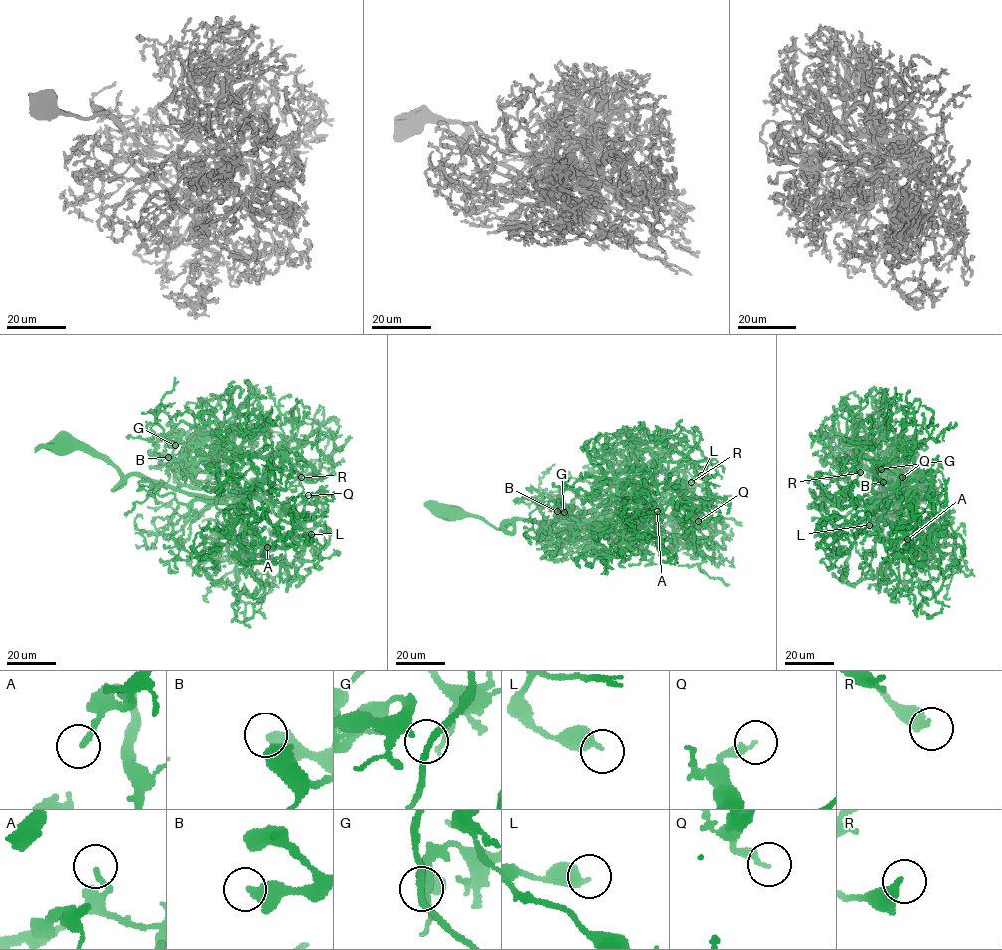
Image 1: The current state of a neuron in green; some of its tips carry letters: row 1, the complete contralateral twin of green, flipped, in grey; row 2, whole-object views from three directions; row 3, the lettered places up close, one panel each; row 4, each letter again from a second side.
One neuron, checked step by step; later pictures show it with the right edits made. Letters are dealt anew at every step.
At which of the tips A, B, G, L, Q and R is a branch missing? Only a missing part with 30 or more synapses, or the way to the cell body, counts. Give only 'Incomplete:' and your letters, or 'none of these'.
Incomplete: none of these

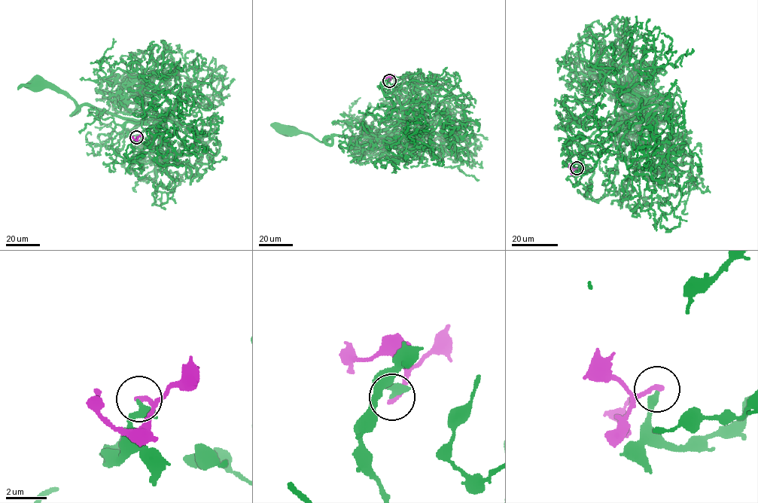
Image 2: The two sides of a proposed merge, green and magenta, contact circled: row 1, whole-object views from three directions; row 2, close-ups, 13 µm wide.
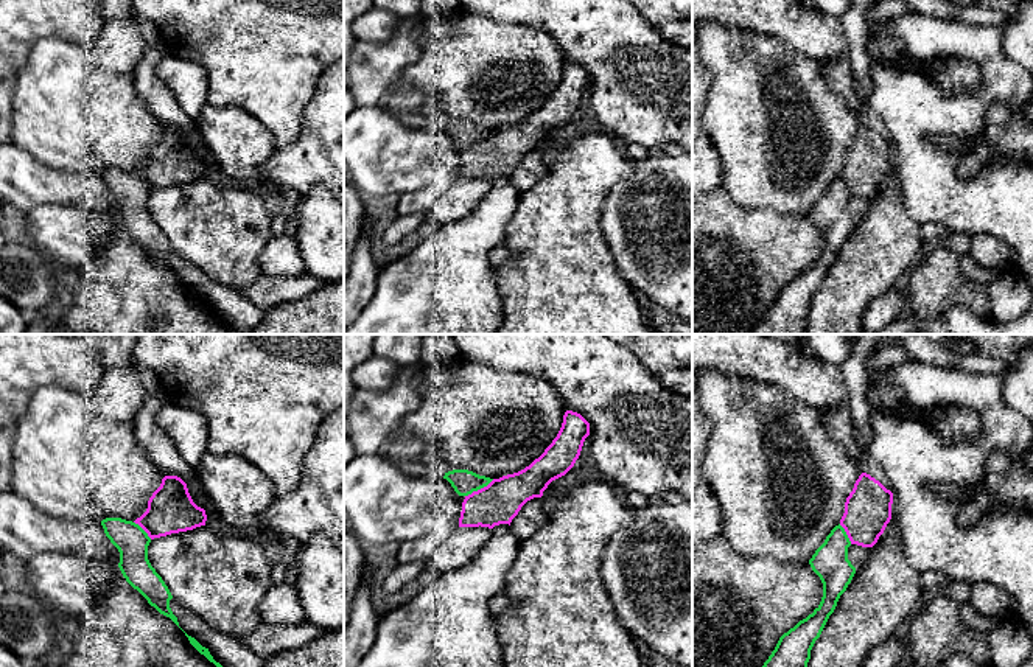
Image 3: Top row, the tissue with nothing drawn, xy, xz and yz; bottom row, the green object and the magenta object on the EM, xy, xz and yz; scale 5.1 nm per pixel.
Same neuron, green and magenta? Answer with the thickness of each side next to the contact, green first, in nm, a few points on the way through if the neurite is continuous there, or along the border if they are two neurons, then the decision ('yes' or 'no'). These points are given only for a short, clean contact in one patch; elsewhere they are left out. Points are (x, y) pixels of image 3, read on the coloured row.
calibres 130 and 220 nm; border xz (493, 479), (465, 496); no

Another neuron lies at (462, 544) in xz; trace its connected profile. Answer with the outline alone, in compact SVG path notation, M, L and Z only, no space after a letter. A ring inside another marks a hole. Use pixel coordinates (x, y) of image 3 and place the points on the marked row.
M459 527L436 552L431 567L442 574L468 564L492 536L488 527Z

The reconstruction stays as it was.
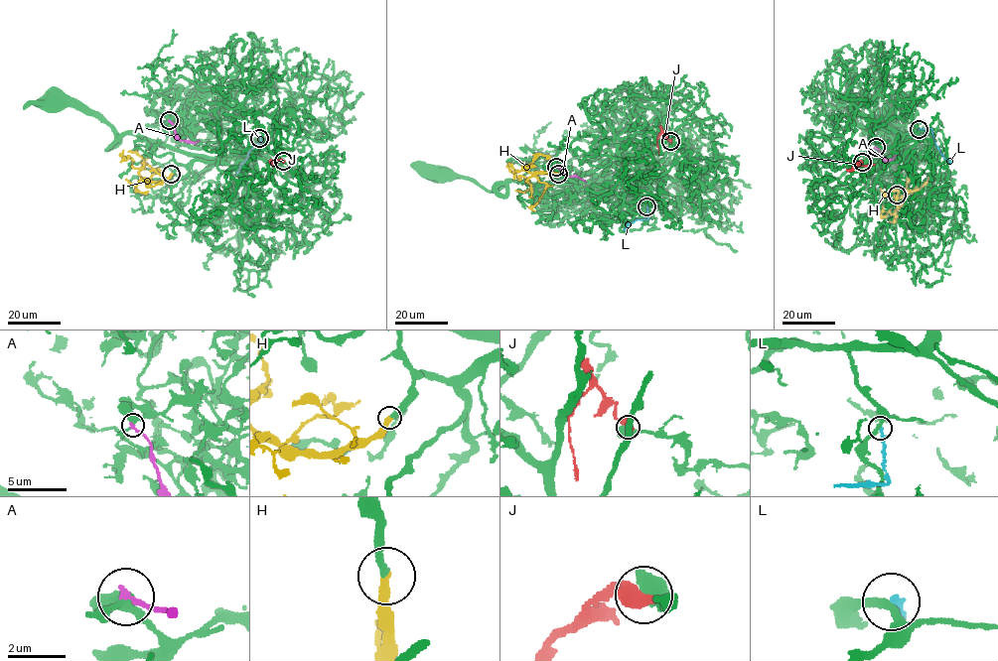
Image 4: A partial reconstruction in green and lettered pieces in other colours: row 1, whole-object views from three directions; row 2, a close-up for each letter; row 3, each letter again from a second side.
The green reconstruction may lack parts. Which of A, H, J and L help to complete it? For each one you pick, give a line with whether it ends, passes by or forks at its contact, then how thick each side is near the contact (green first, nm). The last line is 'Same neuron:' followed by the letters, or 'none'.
H: it ends; calibres 280 and 320 nm
Same neuron: H

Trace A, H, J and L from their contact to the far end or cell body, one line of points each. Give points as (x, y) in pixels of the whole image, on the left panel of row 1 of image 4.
A: (169, 120), (180, 140), (199, 141)
H: (171, 174), (158, 182), (144, 179), (140, 170), (132, 166), (130, 158), (121, 155), (123, 150)
J: (283, 161), (271, 160), (271, 164)
L: (259, 138), (261, 142), (249, 151), (235, 173)

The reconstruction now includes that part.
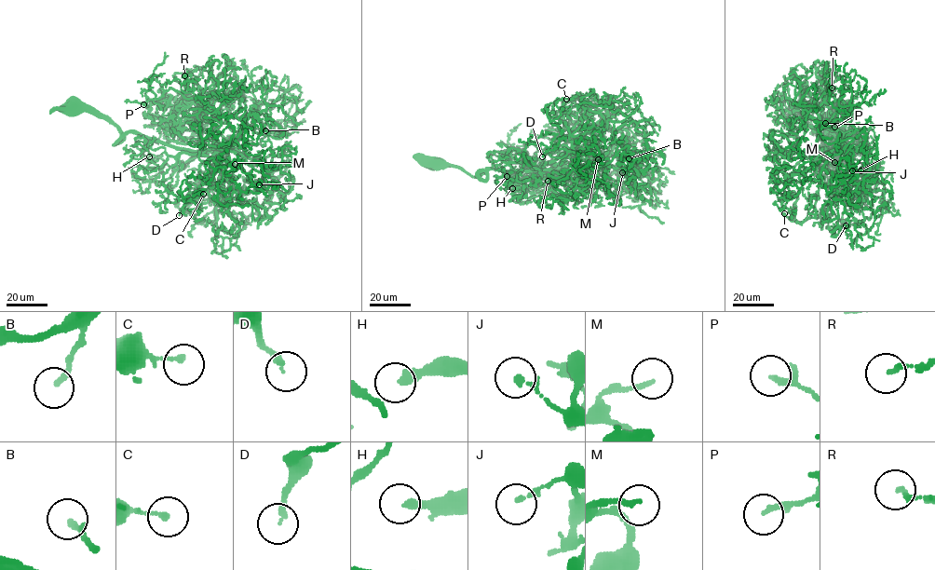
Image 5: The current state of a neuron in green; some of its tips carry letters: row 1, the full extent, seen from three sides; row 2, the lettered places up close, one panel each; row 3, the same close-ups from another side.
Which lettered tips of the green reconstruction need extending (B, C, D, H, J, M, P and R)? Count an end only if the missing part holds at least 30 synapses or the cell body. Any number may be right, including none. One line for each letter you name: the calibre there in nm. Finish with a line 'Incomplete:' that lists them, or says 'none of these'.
B: 200 nm thick
D: 200 nm thick
Incomplete: B, D

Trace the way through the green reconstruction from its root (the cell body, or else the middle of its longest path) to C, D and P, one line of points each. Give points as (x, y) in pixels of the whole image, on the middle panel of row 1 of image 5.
C: (438, 164), (456, 166), (474, 177), (492, 169), (588, 173), (590, 164), (550, 122), (545, 108), (566, 99)
D: (438, 164), (474, 177), (492, 169), (590, 169), (572, 142), (573, 155), (553, 144), (542, 156)
P: (438, 164), (456, 166), (474, 177), (492, 169), (599, 174), (529, 179), (524, 183), (507, 176)

